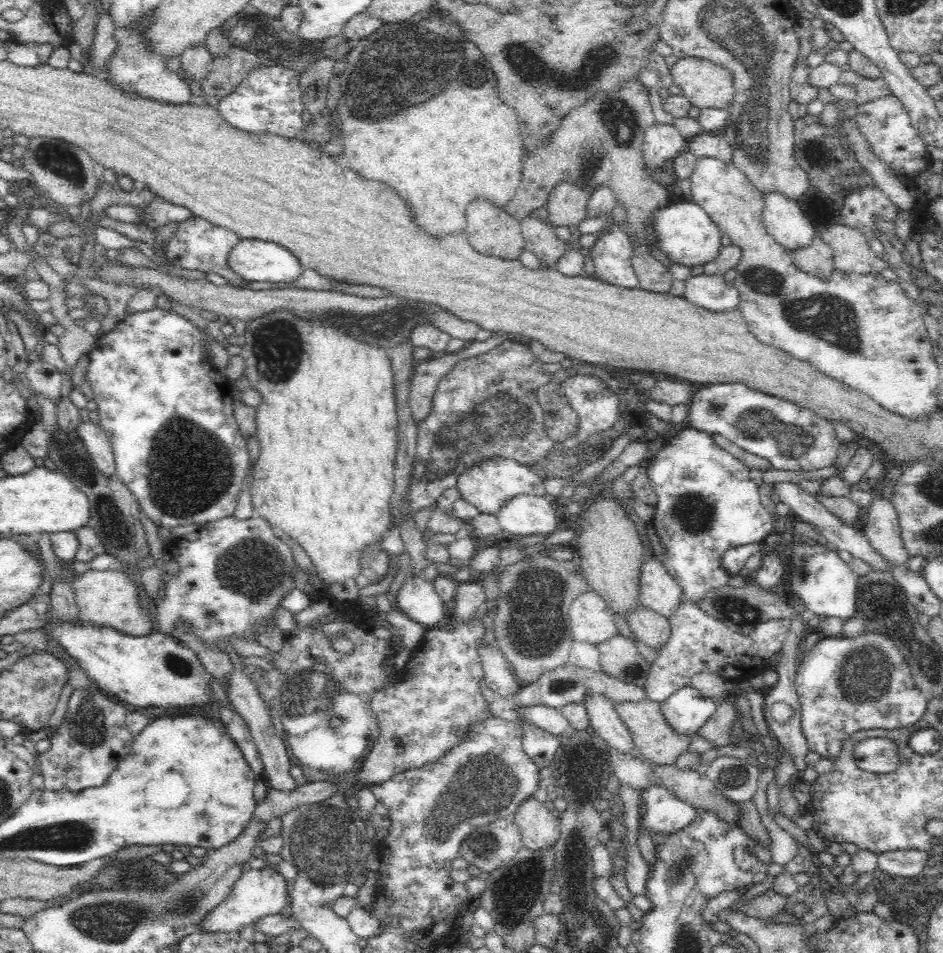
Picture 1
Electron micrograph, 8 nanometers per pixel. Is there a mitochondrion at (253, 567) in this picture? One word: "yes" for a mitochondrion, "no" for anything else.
yes

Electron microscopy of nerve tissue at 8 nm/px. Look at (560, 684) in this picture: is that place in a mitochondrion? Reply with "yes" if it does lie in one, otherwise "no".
yes

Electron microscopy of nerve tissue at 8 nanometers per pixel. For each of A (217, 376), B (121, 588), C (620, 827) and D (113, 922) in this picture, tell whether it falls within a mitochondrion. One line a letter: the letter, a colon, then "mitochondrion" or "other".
A: other
B: other
C: other
D: mitochondrion

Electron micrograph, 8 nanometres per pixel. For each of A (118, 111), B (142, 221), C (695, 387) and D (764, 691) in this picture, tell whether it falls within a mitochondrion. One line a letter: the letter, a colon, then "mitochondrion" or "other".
A: other
B: other
C: other
D: other

